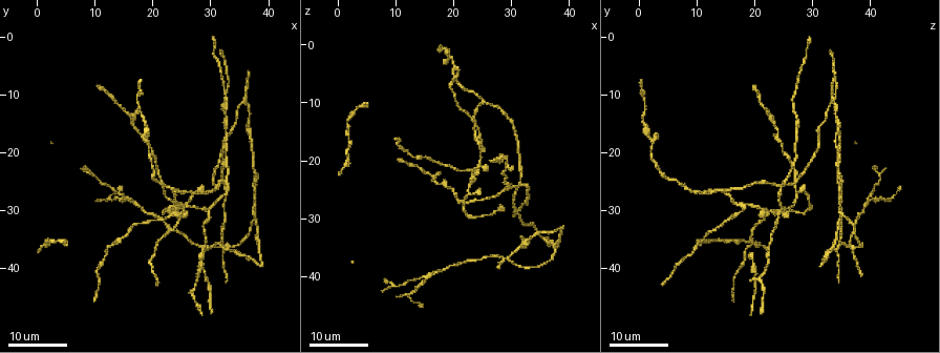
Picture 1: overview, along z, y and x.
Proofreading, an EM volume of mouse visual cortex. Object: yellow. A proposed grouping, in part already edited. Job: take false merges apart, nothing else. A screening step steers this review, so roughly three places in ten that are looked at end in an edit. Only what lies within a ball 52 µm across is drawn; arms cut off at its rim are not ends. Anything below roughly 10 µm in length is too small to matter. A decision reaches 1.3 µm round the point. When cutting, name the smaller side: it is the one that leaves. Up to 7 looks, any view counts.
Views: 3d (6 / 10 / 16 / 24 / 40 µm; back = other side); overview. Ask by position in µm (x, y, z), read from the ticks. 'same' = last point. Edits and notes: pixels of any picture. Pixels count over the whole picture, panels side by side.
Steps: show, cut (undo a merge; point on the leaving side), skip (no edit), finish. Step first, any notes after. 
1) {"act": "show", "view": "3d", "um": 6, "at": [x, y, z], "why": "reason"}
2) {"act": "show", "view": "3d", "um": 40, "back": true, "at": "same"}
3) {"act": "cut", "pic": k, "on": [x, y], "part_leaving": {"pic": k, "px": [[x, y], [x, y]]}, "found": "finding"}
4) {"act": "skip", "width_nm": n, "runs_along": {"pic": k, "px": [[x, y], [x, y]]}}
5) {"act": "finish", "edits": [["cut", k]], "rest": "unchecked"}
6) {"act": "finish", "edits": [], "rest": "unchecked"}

{"act": "show", "view": "3d", "um": 24, "at": [24.0, 30.5, 22.0], "why": "three-way junction"}

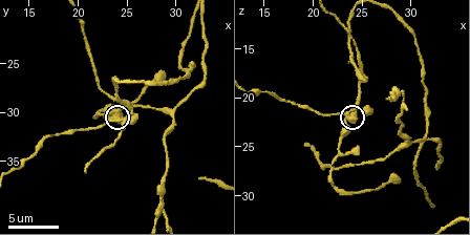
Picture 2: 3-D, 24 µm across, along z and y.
{"act": "show", "view": "3d", "um": 10, "at": [23.8, 30.6, 22.2], "why": "zoom in"}

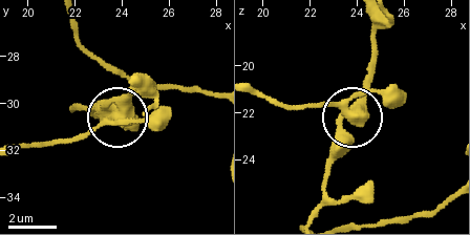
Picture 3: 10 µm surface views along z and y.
{"act": "skip", "runs_along": {"pic": 3, "px": [[139, 78], [121, 113], [92, 108]]}, "found": "all the same cell"}

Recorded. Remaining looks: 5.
{"act": "show", "view": "3d", "um": 16, "at": [28.0, 41.5, 20.0], "why": "thin arm on a thick one"}

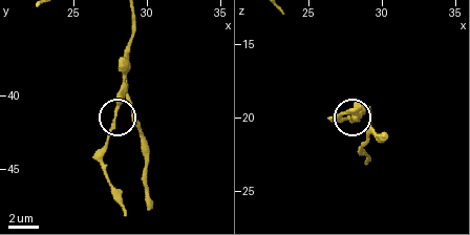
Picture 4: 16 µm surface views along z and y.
{"act": "show", "view": "3d", "um": 10, "at": [27.8, 41.4, 20.0]}

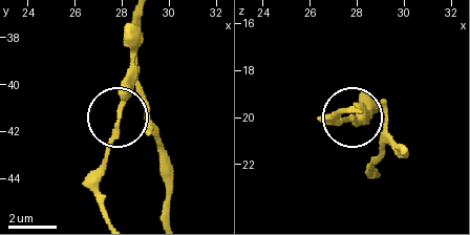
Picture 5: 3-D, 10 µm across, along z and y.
{"act": "skip", "width_nm": 150, "found": "one cell here"}

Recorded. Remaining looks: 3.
{"act": "show", "view": "3d", "um": 10, "at": [29.4, 30.0, 24.6]}

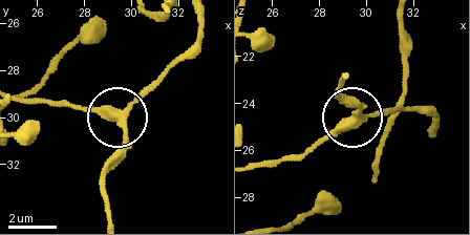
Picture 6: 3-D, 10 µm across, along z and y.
{"act": "skip", "arms": 3, "found": "continuous, no second cell"}

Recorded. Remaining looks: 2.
{"act": "finish", "edits": [], "rest": "unchecked"}

